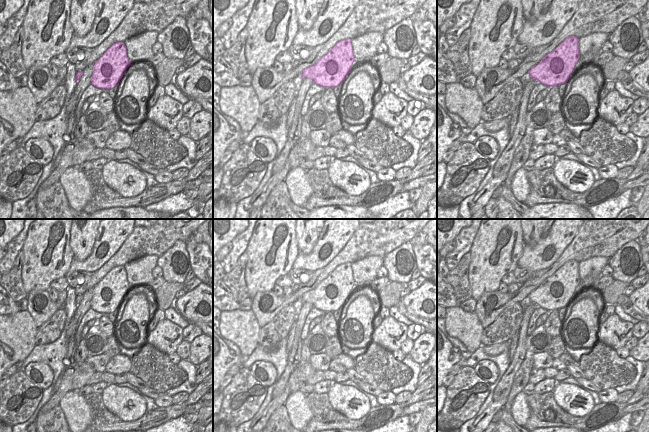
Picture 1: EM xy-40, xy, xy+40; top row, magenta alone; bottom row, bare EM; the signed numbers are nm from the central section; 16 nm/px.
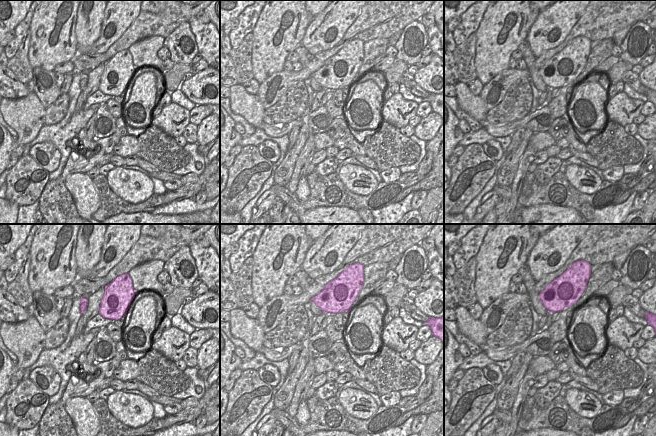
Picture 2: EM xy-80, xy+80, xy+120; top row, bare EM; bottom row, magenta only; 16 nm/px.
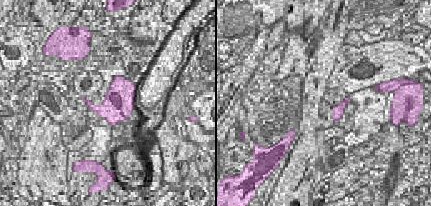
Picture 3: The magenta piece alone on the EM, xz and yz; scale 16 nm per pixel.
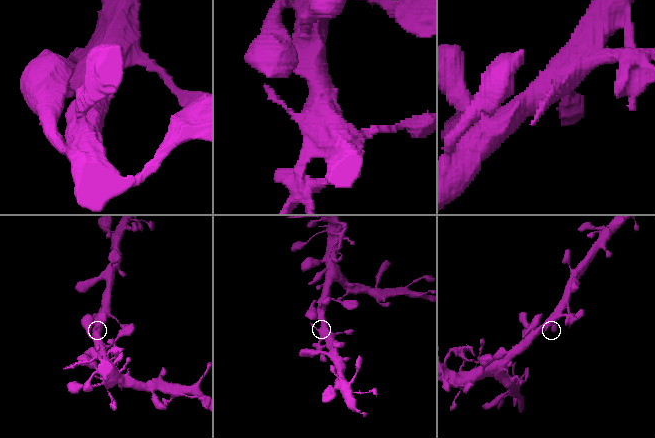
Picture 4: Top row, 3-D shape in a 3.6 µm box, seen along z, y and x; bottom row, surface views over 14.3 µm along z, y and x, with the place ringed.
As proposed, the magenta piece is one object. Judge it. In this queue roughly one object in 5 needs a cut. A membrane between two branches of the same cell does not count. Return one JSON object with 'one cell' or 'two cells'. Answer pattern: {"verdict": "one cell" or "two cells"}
{"verdict": "one cell"}

